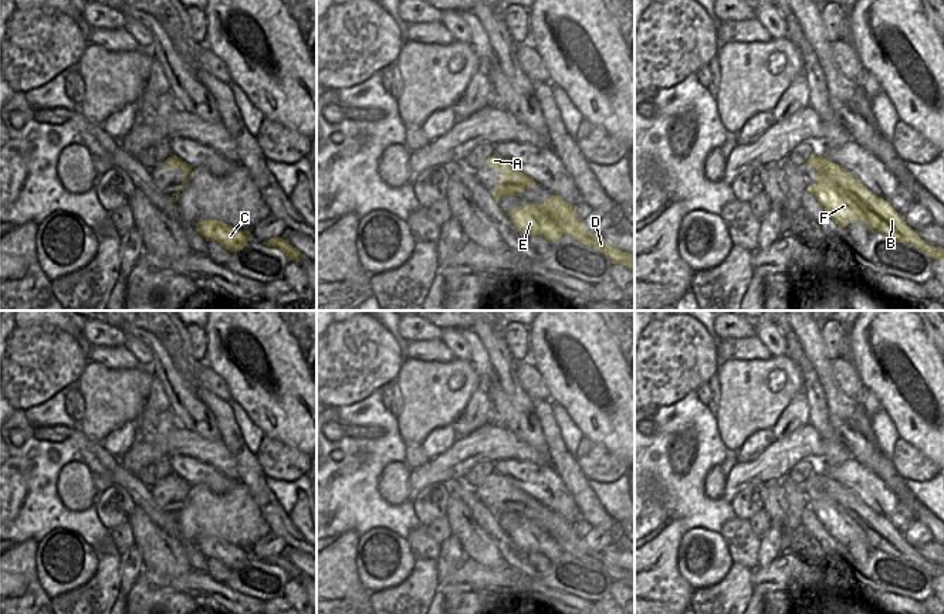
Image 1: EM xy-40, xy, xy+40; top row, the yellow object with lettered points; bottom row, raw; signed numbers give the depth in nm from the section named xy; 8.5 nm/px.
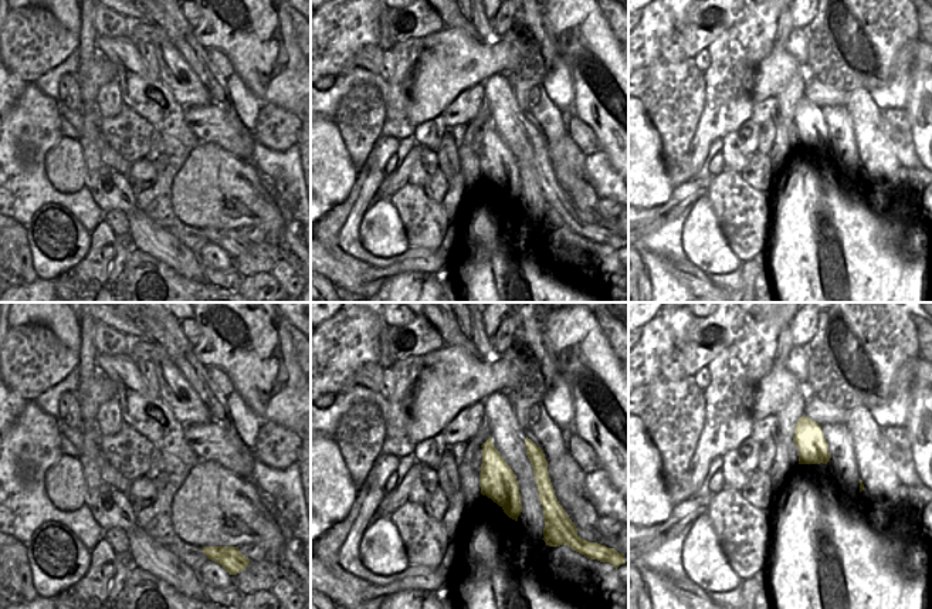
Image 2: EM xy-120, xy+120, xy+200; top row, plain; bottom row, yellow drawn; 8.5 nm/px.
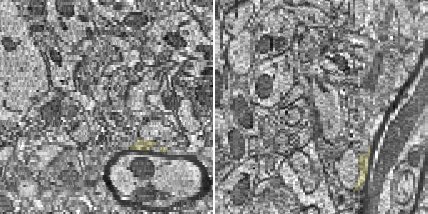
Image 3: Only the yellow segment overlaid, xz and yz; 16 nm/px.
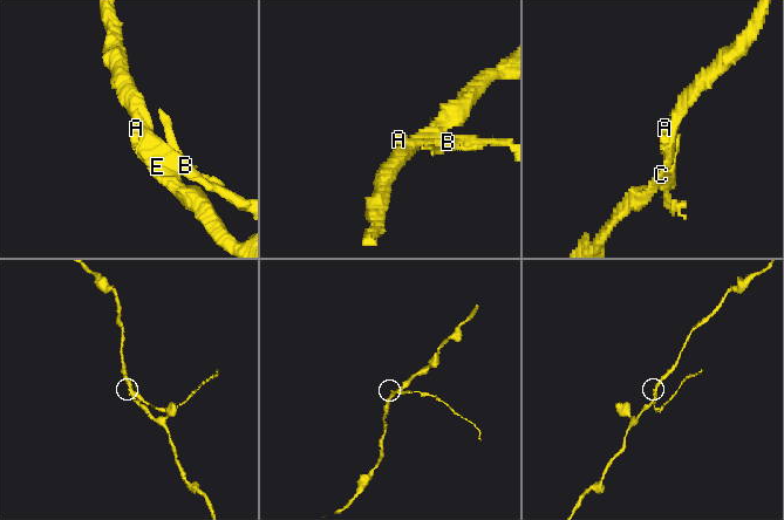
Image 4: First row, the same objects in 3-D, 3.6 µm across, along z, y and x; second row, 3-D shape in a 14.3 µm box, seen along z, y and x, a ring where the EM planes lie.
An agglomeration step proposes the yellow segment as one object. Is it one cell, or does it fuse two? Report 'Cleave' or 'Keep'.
Cleave

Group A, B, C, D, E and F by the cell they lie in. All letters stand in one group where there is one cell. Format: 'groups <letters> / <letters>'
groups A C E F / B D

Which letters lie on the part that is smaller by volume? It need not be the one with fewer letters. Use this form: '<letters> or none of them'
B, D

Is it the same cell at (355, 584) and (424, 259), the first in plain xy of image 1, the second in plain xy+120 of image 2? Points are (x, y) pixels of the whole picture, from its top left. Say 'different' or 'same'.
same

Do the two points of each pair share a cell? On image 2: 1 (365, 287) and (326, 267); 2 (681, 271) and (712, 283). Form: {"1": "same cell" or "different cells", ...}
{"1": "same cell", "2": "same cell"}

